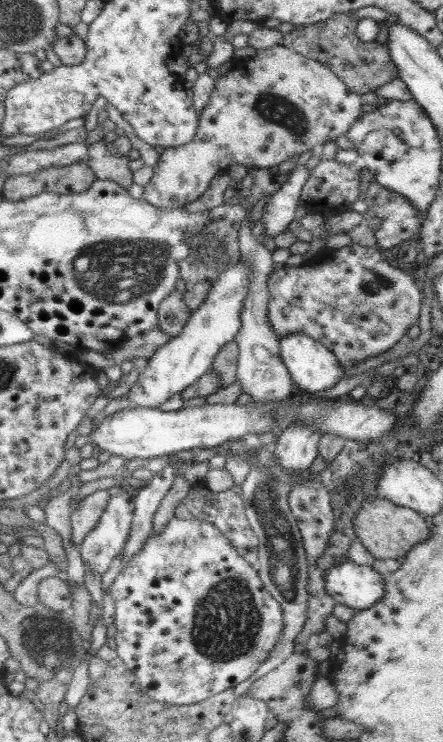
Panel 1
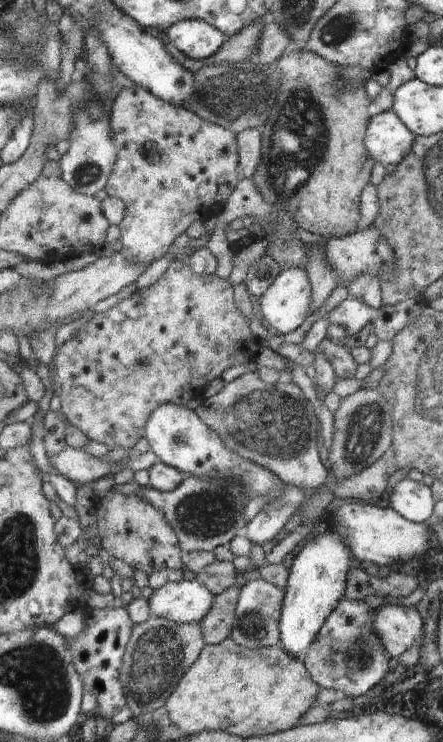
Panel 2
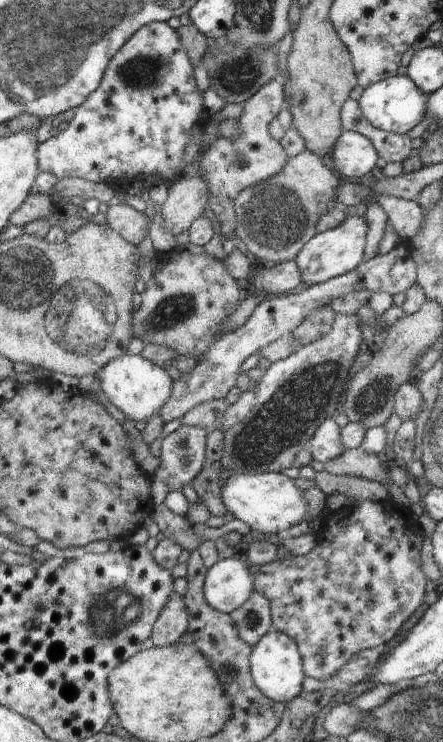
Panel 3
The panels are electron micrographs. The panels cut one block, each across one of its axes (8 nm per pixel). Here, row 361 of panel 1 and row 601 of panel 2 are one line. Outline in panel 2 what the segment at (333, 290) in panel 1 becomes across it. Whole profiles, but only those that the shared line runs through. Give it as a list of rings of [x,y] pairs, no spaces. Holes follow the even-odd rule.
[[[346,597],[338,602],[338,606],[318,630],[316,640],[302,656],[308,675],[318,686],[342,692],[348,698],[356,698],[366,694],[388,674],[390,657],[374,632],[372,620],[374,611],[368,604]]]

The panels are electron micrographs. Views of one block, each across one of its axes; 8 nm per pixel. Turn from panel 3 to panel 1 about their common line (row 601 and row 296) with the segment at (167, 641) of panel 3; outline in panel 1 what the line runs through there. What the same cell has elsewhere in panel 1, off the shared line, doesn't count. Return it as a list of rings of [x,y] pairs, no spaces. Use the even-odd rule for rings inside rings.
[[[174,291],[168,295],[160,304],[157,315],[157,328],[160,328],[160,331],[164,331],[164,333],[168,333],[172,338],[180,334],[192,312],[184,303],[184,294]]]

